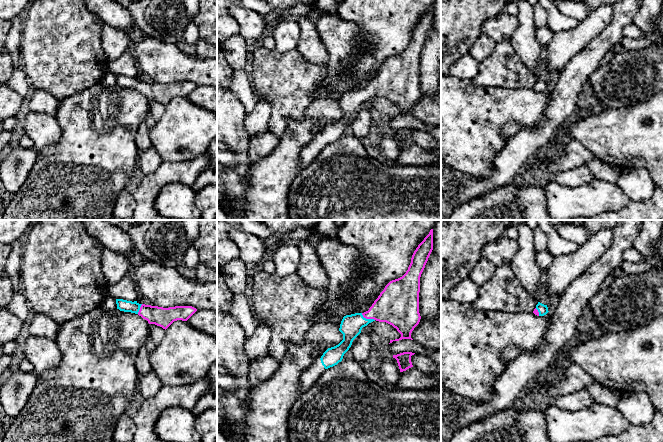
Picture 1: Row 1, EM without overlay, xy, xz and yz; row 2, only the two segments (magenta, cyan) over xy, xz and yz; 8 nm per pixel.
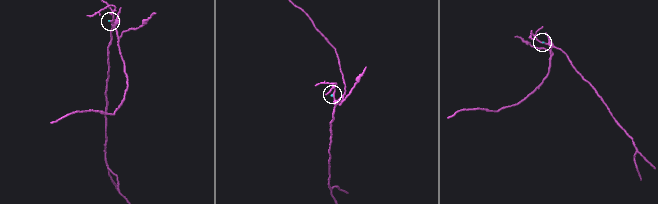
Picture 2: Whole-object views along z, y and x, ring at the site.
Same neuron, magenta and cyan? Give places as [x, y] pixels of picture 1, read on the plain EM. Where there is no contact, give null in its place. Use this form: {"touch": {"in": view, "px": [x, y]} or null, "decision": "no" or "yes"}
{"touch": {"in": "xz", "px": [367, 94]}, "decision": "yes"}

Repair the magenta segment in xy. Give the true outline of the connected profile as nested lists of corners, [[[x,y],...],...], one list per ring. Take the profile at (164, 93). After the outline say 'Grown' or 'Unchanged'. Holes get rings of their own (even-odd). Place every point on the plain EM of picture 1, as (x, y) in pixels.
[[[116,75],[116,80],[117,85],[120,87],[138,90],[143,95],[147,96],[149,100],[155,100],[165,106],[174,97],[187,97],[197,87],[197,85],[192,82],[163,84],[139,80],[137,77],[132,78],[123,75]]]. Grown

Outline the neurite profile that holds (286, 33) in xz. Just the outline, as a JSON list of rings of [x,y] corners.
[[[287,18],[274,25],[269,33],[276,41],[276,50],[280,53],[295,51],[300,41],[300,26],[296,19]]]

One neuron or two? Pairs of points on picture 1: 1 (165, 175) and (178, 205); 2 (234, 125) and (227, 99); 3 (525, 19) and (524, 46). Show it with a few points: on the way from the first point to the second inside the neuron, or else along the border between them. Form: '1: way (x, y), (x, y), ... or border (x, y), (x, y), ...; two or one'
1: border (190, 185), (167, 183), (153, 201); two
2: way (228, 119), (227, 105); one
3: way (525, 26), (524, 39); one

